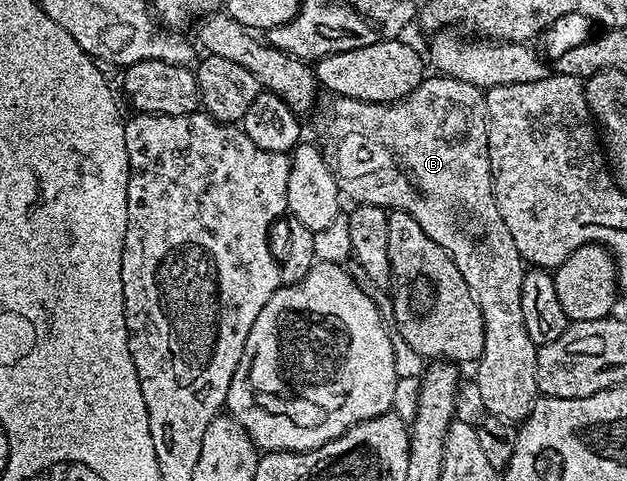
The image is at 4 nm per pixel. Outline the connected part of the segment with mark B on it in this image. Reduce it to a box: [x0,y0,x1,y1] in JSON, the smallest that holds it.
[324,76,538,424]

